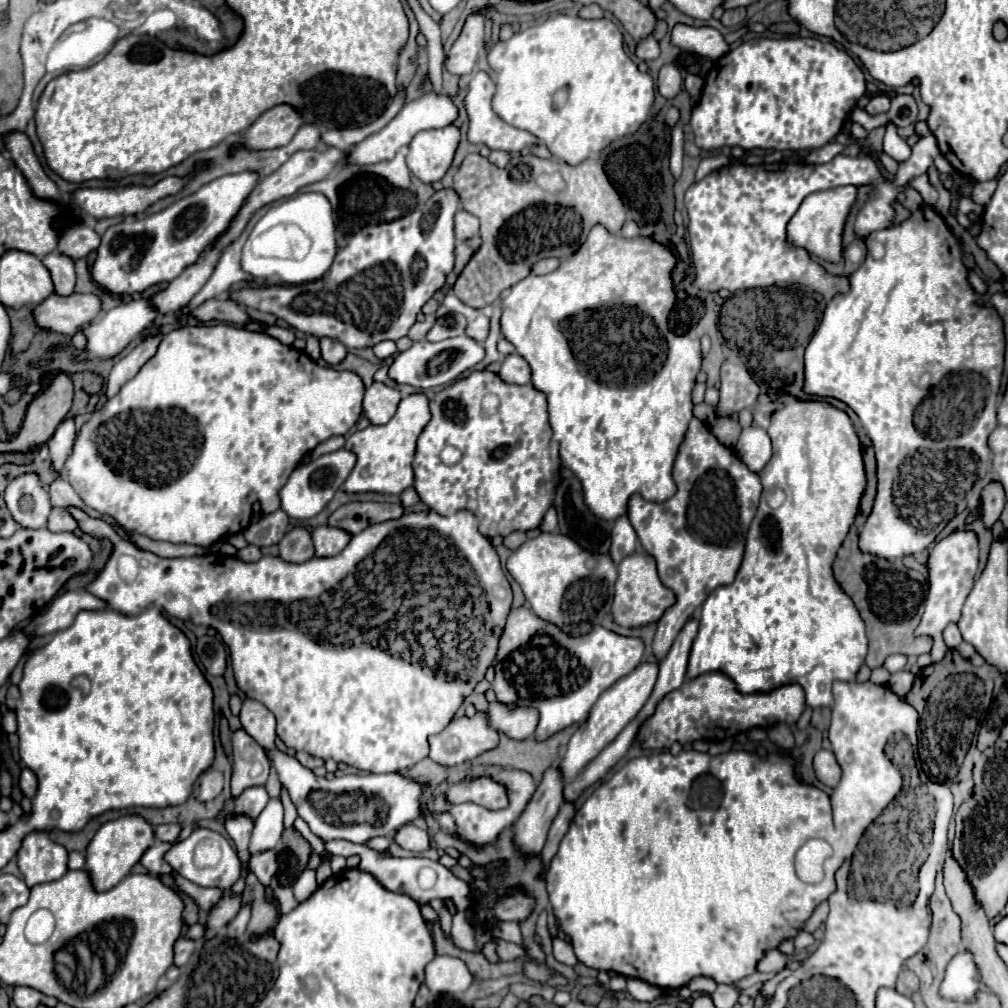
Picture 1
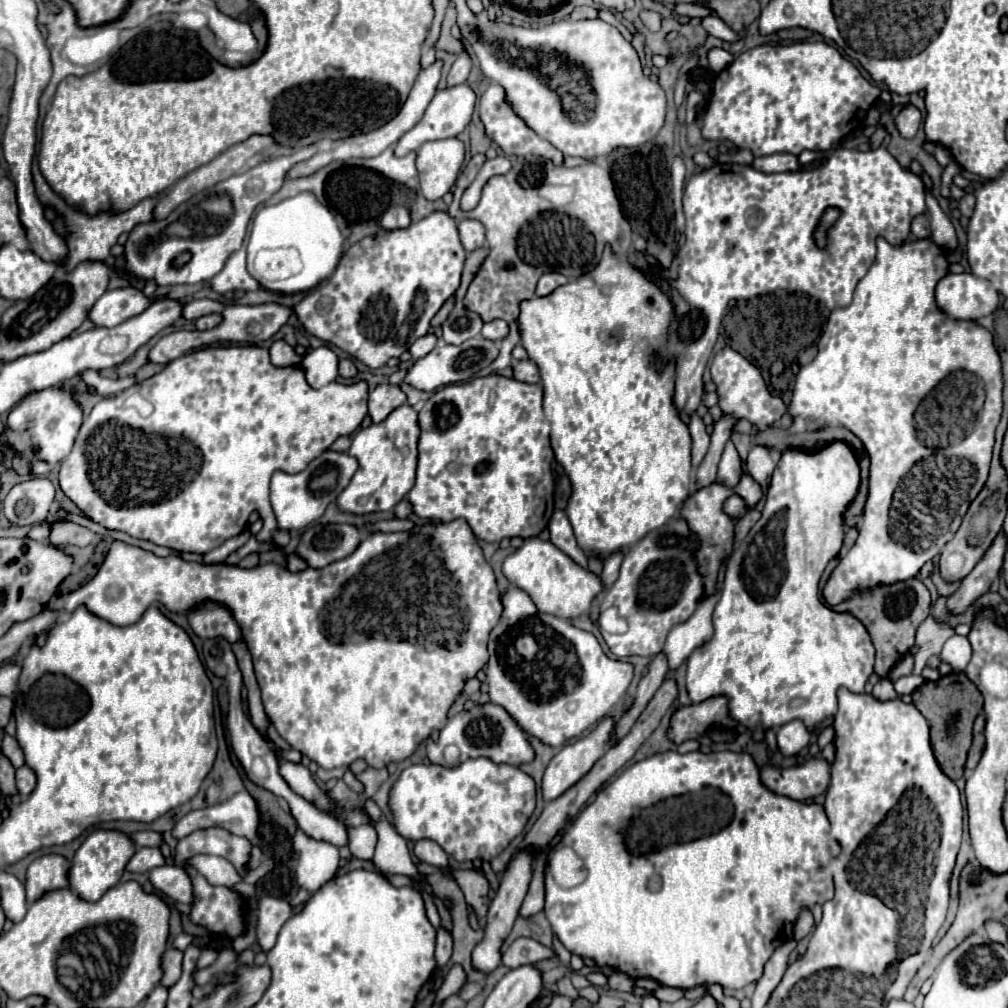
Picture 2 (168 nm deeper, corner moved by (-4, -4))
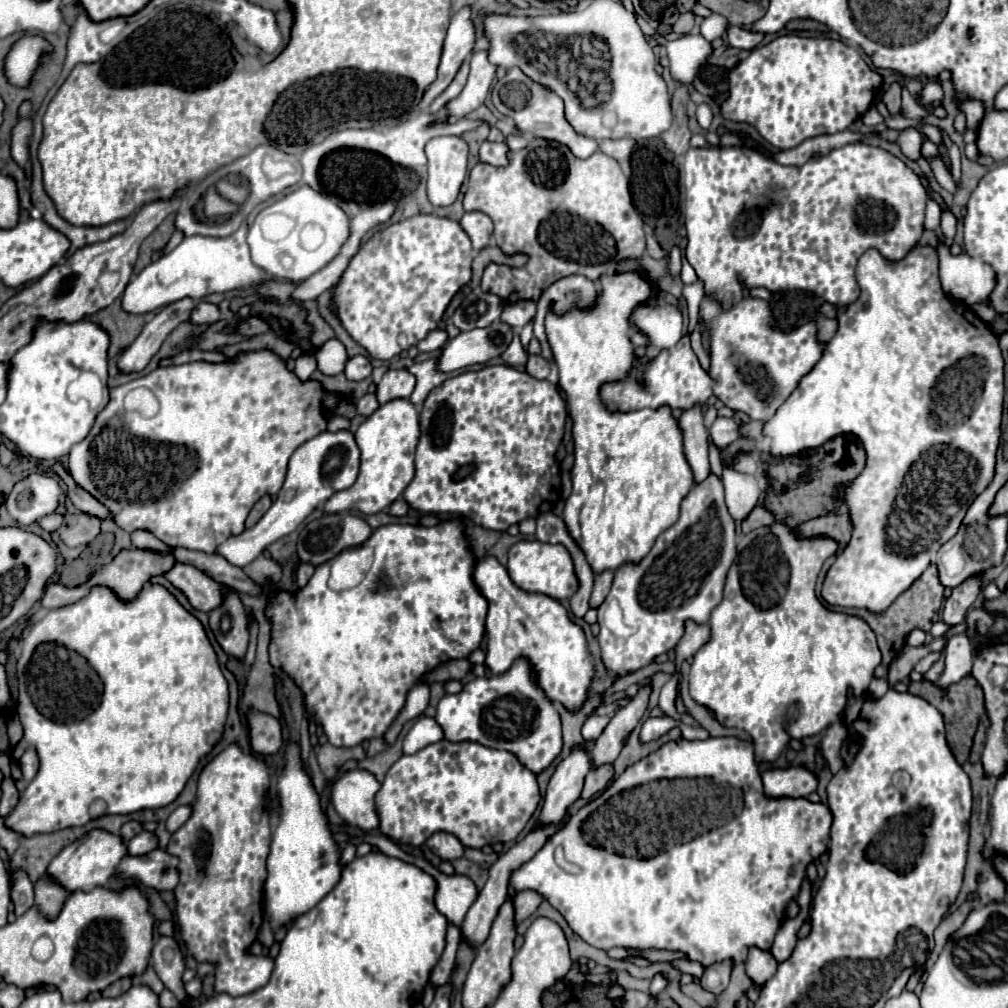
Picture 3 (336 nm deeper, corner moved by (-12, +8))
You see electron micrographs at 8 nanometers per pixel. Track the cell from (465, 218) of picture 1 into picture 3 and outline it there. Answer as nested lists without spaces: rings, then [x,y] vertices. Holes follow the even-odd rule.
[[[466,212],[460,220],[460,226],[470,236],[474,250],[478,252],[492,242],[492,220],[484,212]]]

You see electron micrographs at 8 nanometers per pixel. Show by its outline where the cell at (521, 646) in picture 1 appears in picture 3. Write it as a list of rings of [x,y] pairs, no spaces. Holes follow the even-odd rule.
[[[496,558],[478,560],[474,582],[490,600],[486,618],[486,666],[490,672],[500,676],[510,670],[518,658],[526,658],[532,666],[536,686],[552,704],[560,704],[568,712],[582,710],[588,700],[596,668],[588,650],[586,634],[576,622],[570,620],[566,608],[546,594],[534,594],[518,588],[508,570]]]

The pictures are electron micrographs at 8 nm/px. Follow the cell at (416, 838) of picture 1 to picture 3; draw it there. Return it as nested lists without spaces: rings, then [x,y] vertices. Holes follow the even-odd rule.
[[[436,832],[426,840],[426,846],[440,856],[442,860],[456,860],[464,854],[464,846],[460,844],[460,840],[448,832]]]

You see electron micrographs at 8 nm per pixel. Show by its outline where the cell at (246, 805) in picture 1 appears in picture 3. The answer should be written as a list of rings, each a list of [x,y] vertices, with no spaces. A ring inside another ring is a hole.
[[[178,806],[178,808],[170,814],[170,818],[166,820],[166,828],[168,828],[170,832],[176,832],[178,828],[182,828],[182,826],[188,822],[190,816],[192,816],[192,806]]]

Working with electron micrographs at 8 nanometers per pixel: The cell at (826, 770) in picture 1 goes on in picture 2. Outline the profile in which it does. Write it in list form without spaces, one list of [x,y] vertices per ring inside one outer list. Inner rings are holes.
[[[812,758],[802,766],[786,770],[764,766],[760,770],[760,778],[774,794],[782,794],[798,802],[824,794],[830,784],[830,772],[824,758]]]

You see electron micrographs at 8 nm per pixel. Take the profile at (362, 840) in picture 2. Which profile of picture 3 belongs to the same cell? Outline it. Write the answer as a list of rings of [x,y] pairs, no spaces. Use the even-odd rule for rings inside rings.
[[[352,770],[344,774],[332,788],[332,804],[336,812],[360,830],[376,830],[380,816],[374,796],[380,790],[376,778],[366,770]]]

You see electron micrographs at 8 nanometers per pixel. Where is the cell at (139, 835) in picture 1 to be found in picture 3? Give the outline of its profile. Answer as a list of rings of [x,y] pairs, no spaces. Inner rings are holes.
[[[90,830],[70,846],[66,846],[48,866],[48,874],[60,882],[66,890],[82,890],[90,892],[98,886],[106,886],[108,880],[114,876],[116,866],[126,856],[126,842],[118,834],[110,834],[106,830]]]

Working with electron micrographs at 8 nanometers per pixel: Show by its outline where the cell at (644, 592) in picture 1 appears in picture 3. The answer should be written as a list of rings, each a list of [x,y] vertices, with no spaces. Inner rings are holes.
[[[714,472],[708,474],[706,480],[698,482],[688,496],[682,500],[682,510],[680,518],[676,524],[672,524],[658,540],[654,542],[652,550],[638,562],[638,564],[622,564],[614,572],[614,584],[610,590],[610,598],[616,598],[624,610],[624,622],[628,622],[630,628],[634,628],[634,634],[628,638],[614,636],[606,626],[602,624],[600,618],[600,648],[602,648],[602,660],[606,668],[614,674],[628,674],[630,670],[638,670],[654,660],[658,654],[666,654],[676,646],[684,632],[684,620],[694,620],[698,624],[708,622],[710,612],[714,606],[720,604],[722,600],[722,588],[726,580],[726,572],[730,564],[734,562],[736,556],[736,524],[732,516],[726,510],[724,504],[724,486],[722,478],[716,476]]]

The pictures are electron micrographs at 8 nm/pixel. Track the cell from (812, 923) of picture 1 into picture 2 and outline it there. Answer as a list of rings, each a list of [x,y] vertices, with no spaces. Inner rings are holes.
[[[802,908],[800,914],[798,914],[798,920],[794,922],[794,938],[800,940],[804,936],[808,936],[814,928],[814,918],[812,918],[812,912],[808,908]]]

